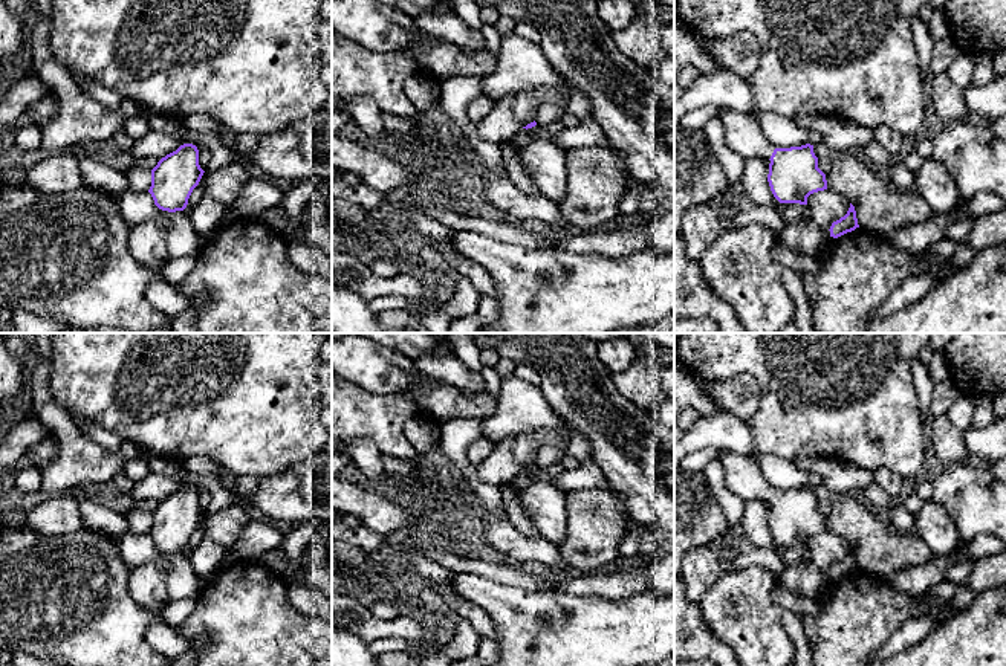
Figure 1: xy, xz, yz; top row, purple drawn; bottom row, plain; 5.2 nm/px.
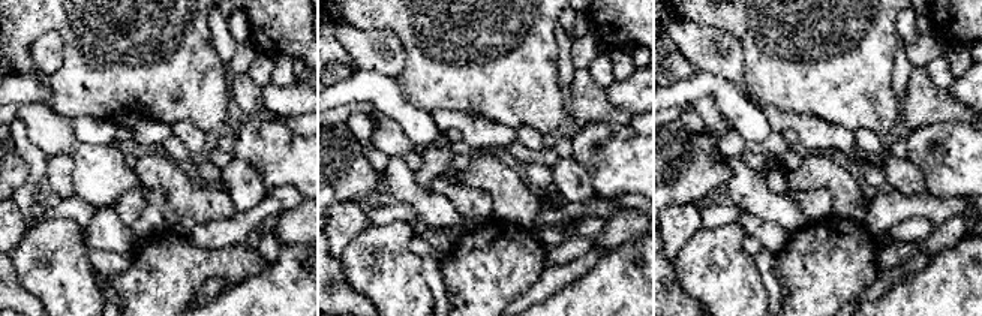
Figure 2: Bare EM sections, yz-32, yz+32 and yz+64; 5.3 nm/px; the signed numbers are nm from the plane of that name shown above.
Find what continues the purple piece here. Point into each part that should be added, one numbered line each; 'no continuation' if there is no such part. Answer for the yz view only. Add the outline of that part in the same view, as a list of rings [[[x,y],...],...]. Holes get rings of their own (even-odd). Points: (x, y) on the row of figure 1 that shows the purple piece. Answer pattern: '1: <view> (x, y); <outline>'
1: yz (743, 135); [[[719,108],[716,116],[725,125],[725,141],[732,151],[745,160],[771,159],[775,147],[767,141],[760,124],[752,116],[731,108]]]

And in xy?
no continuation

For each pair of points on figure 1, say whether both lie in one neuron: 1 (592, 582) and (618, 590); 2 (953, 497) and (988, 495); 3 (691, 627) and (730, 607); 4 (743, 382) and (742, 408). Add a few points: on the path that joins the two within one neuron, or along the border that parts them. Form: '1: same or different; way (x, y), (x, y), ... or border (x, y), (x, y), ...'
1: same; way (598, 584), (612, 587)
2: same; way (962, 495), (979, 495)
3: different; border (697, 604), (704, 625), (726, 646)
4: same; way (742, 388), (742, 402)

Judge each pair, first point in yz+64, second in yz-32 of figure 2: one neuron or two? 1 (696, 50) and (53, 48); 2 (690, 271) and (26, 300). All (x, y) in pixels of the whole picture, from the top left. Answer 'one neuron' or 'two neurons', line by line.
1: one neuron
2: two neurons

